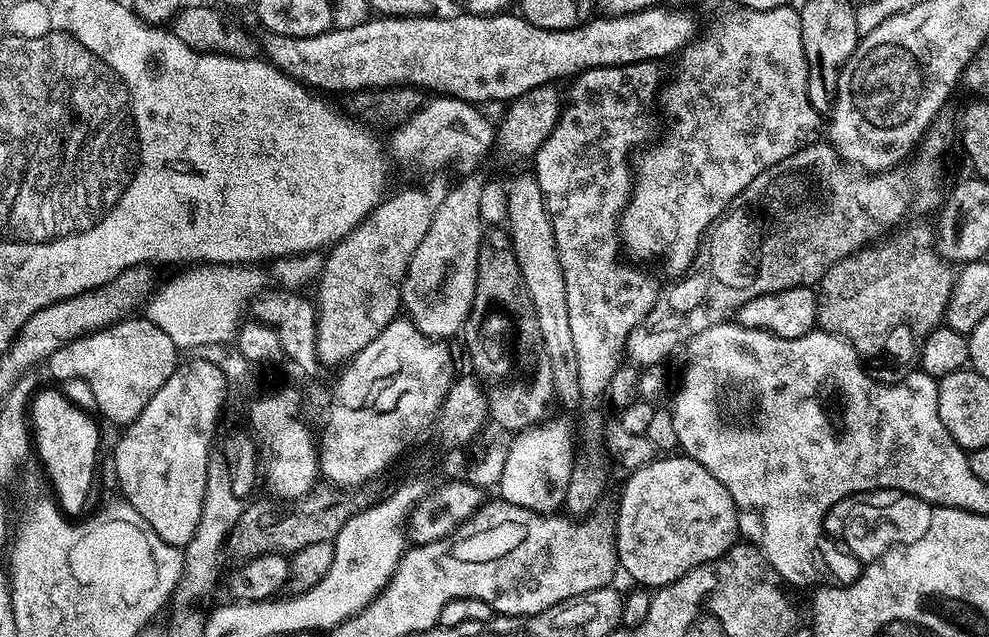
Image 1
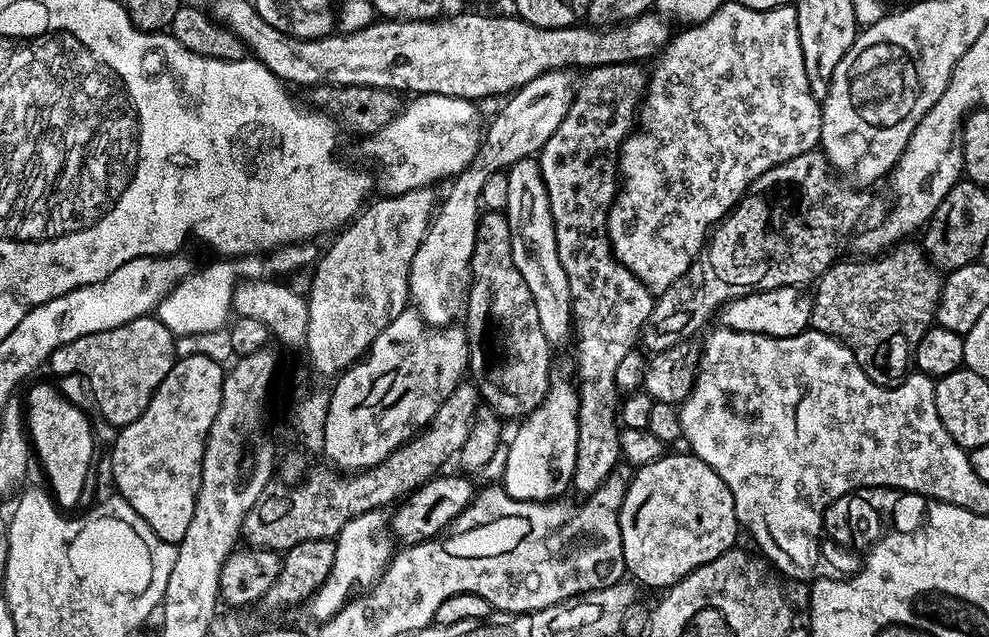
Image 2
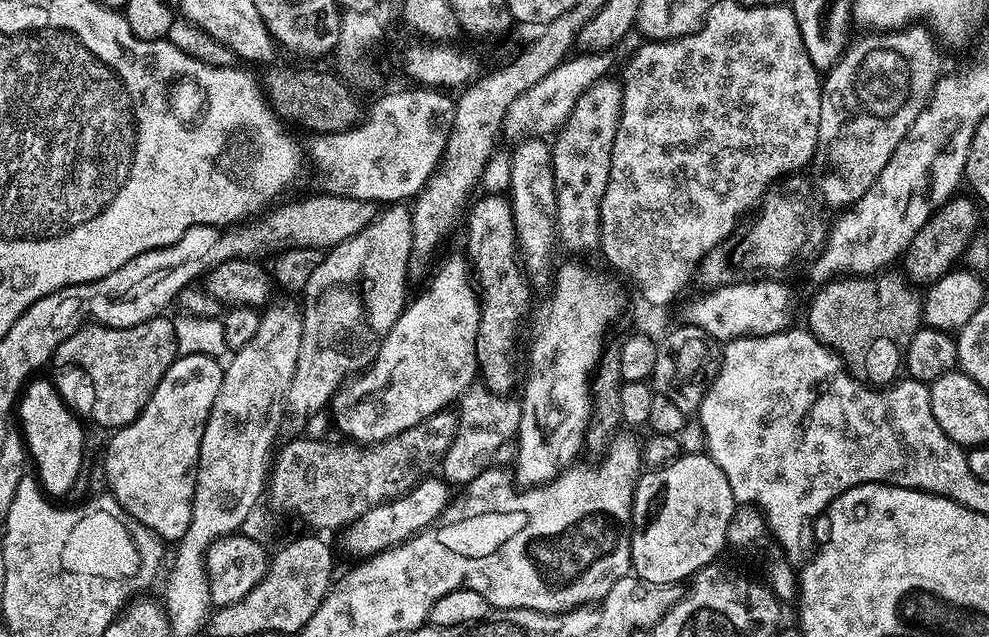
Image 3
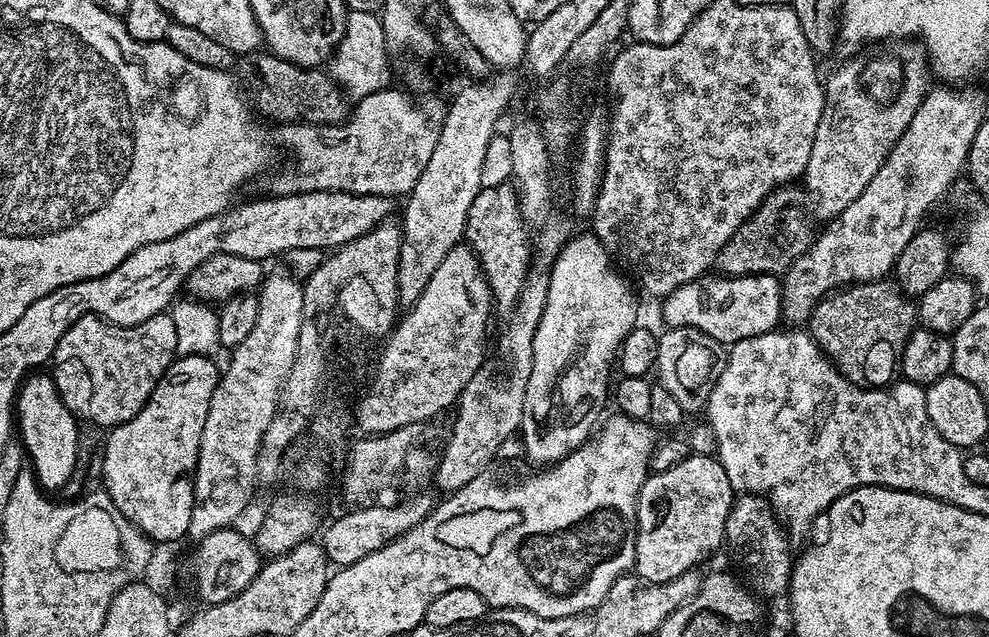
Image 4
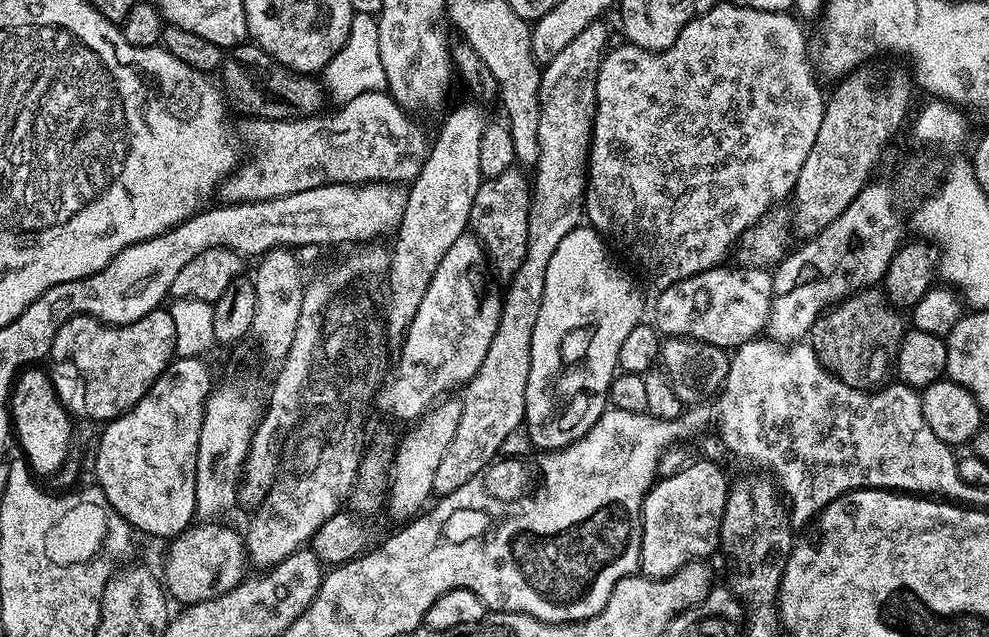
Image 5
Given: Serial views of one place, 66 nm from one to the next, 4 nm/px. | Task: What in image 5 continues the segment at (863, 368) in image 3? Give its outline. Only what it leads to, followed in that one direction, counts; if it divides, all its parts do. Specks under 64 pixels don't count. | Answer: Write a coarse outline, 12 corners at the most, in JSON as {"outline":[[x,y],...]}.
{"outline":[[876,286],[812,323],[818,362],[851,388],[889,379],[906,331]]}

